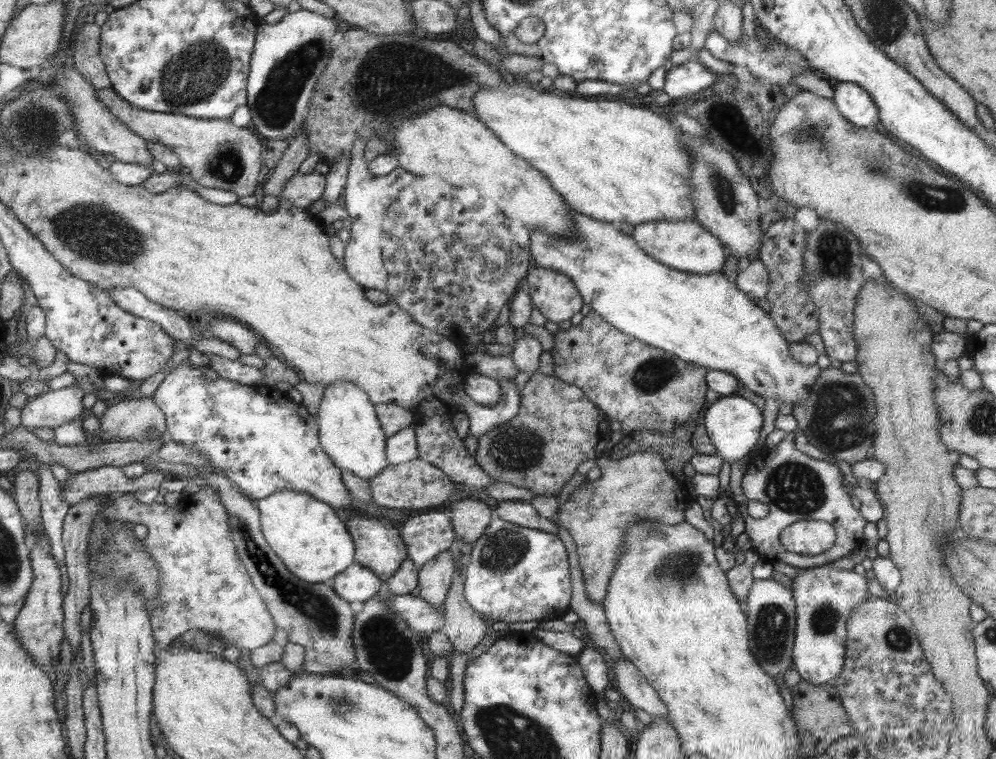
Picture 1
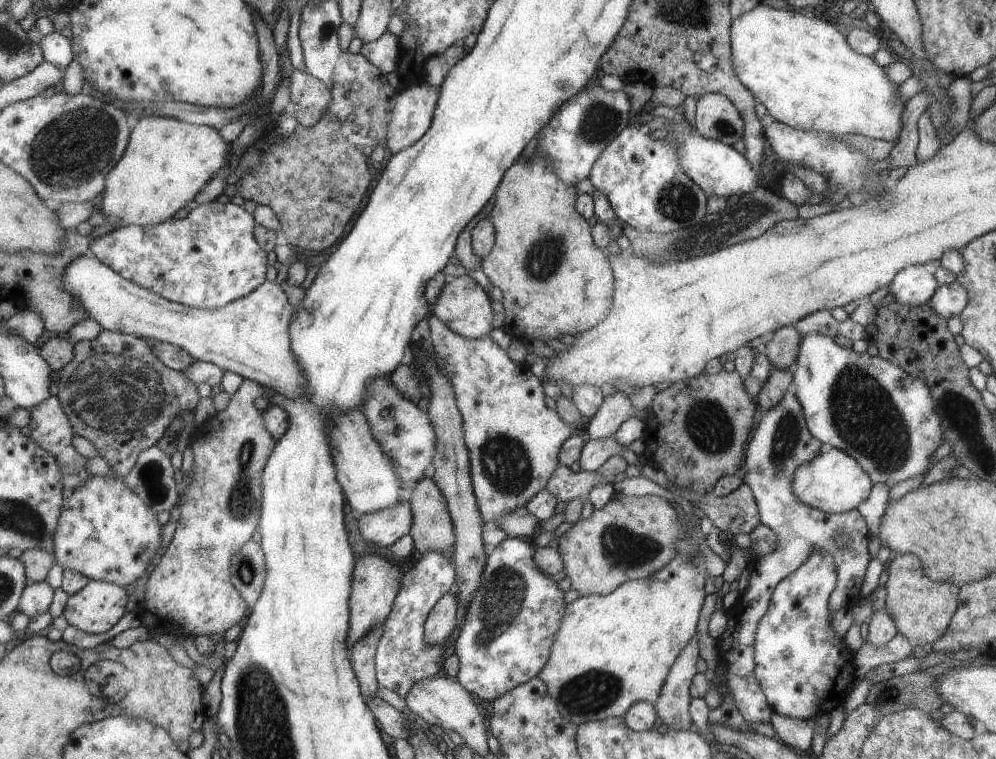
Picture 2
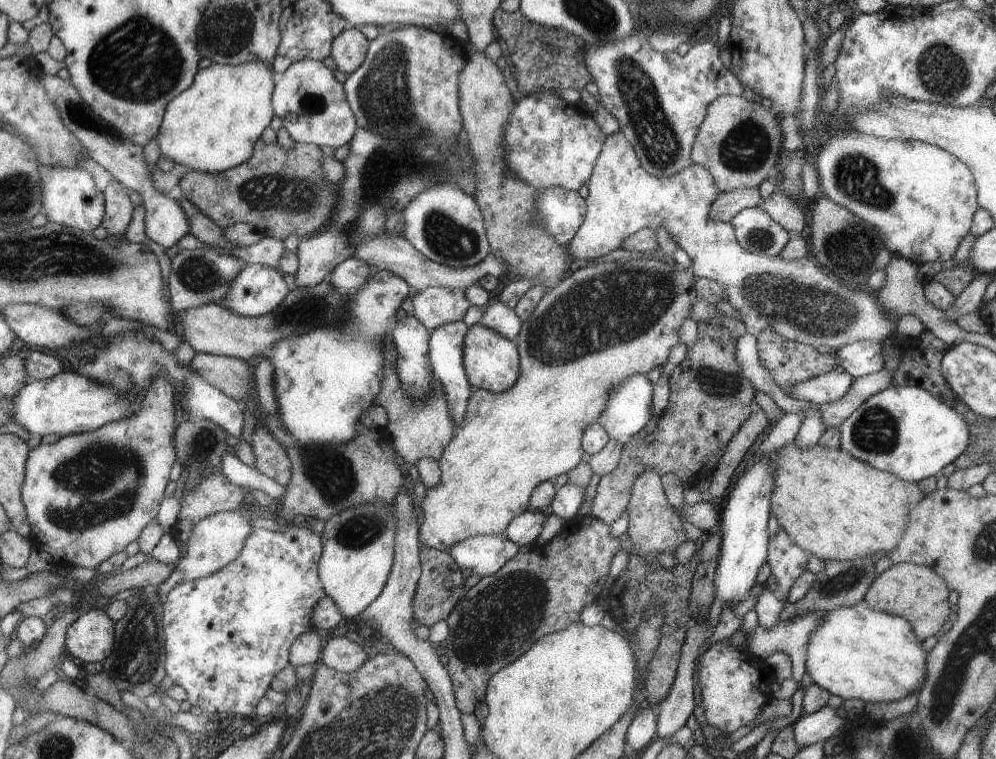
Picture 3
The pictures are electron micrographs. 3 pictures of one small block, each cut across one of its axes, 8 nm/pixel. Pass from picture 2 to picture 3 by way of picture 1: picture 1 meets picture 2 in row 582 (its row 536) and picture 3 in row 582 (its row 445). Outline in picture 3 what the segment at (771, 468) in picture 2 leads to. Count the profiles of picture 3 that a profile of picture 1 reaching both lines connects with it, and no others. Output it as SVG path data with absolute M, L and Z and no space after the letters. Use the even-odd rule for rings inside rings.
M781 528L774 536L770 537L768 549L765 562L769 564L772 577L776 580L773 592L785 604L789 588L801 572L806 570L805 566L809 556Z

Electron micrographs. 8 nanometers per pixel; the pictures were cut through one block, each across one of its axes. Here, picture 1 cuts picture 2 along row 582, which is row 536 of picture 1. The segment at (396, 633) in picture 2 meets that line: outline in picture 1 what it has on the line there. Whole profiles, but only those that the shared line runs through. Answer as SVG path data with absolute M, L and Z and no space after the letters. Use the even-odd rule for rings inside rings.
M434 510L405 520L400 537L415 568L420 569L427 561L448 550L453 540L450 523L447 516Z

